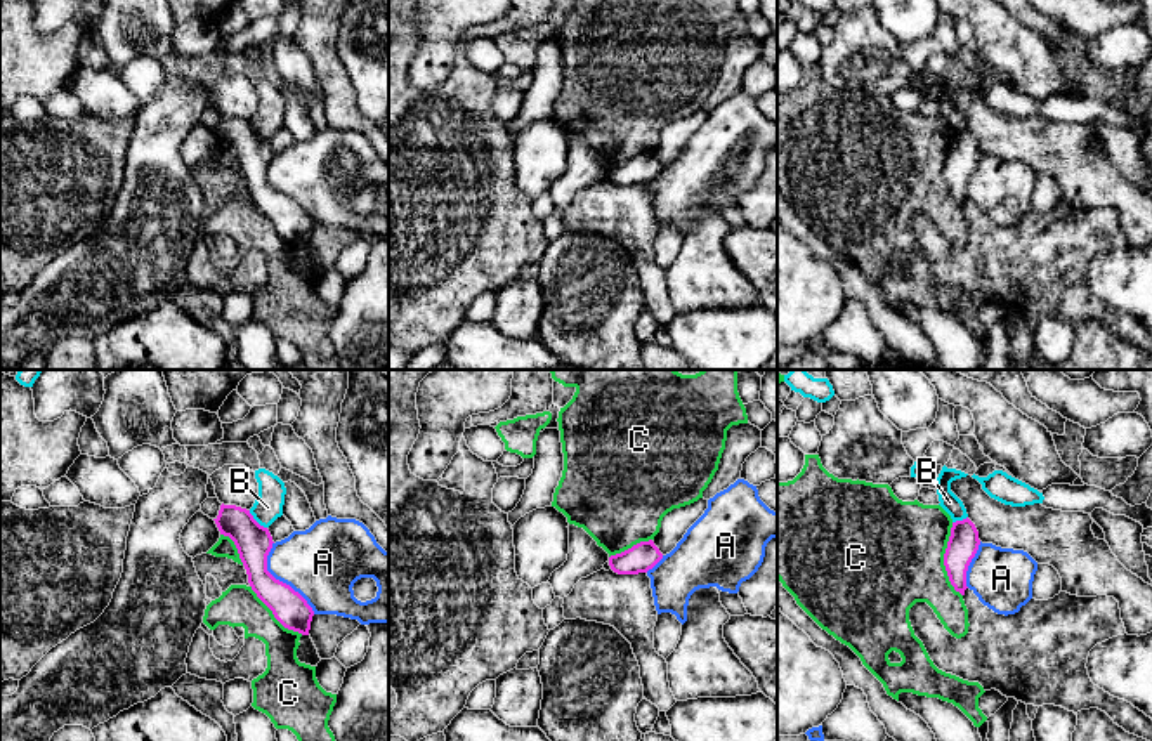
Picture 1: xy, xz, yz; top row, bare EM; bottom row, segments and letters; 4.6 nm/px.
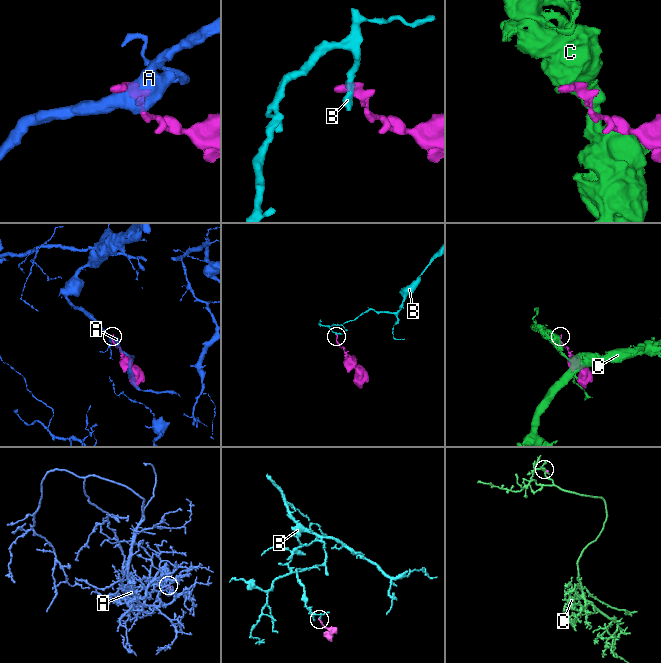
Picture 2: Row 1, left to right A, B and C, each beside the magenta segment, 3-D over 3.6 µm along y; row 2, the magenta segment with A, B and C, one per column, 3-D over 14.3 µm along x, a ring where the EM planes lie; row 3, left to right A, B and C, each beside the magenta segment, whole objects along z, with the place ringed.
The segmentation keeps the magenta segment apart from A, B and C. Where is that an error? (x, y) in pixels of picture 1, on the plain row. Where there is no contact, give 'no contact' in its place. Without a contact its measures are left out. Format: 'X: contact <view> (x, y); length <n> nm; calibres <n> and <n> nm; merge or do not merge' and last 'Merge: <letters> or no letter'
A: contact xy (278, 191); length 380 nm; calibres 170 and 340 nm; do not merge
B: contact xy (255, 132); length 120 nm; calibres 170 and 140 nm; do not merge
C: contact yz (944, 170); length 340 nm; calibres 140 and 500 nm; do not merge
Merge: no letter

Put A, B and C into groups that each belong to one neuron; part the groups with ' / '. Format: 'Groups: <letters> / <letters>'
Groups: A / B / C

